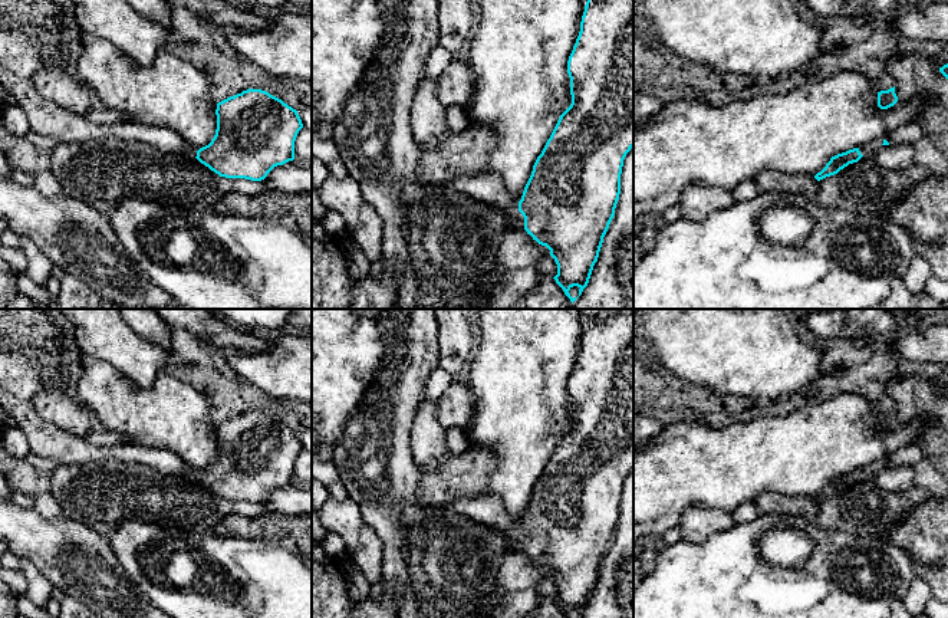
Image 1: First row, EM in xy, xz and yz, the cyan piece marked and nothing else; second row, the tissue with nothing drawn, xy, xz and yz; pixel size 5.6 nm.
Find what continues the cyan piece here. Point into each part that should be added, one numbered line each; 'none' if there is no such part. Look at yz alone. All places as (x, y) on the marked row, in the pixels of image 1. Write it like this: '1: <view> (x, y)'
1: yz (869, 148)

